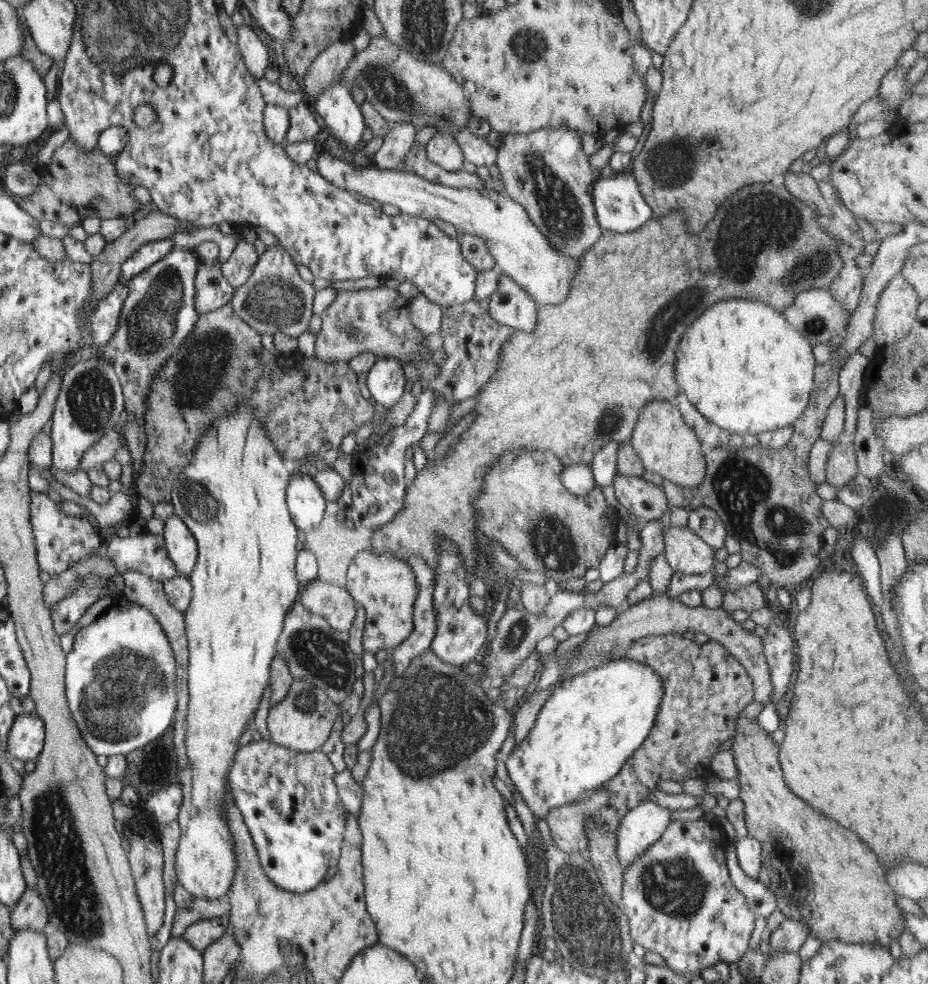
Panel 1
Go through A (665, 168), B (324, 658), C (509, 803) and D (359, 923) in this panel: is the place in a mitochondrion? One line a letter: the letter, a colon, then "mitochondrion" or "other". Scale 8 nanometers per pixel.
A: mitochondrion
B: mitochondrion
C: other
D: other

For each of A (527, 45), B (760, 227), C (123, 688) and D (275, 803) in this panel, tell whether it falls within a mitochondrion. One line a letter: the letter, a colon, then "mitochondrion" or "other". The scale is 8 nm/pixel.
A: mitochondrion
B: mitochondrion
C: mitochondrion
D: mitochondrion

